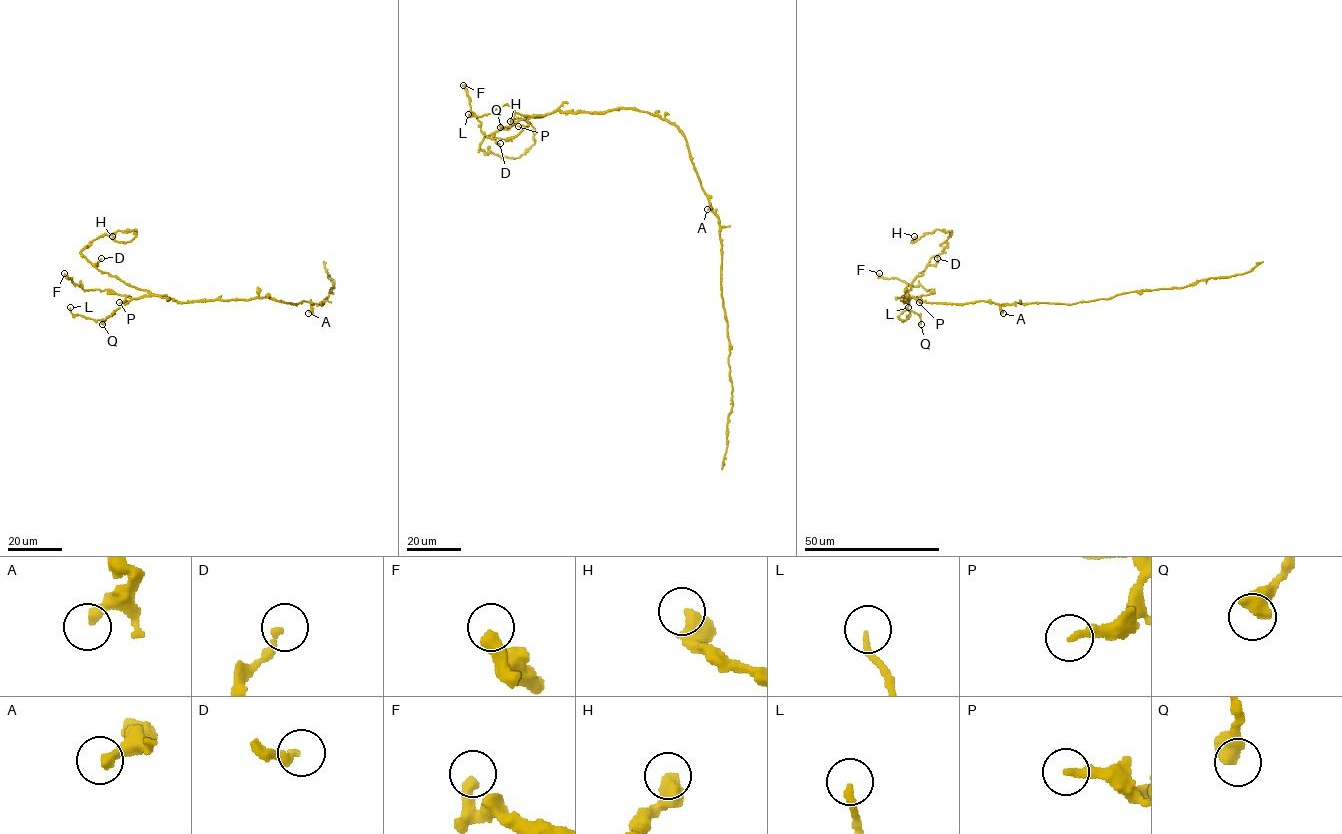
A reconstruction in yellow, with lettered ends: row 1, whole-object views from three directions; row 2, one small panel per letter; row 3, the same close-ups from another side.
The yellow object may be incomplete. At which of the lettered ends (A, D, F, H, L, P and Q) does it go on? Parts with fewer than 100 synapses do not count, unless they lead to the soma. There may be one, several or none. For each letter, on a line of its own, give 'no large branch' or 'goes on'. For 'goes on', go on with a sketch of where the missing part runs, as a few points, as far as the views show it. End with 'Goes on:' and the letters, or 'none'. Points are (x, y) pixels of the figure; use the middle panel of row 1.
A: no large branch
D: no large branch
F: no large branch
H: no large branch
L: no large branch
P: no large branch
Q: no large branch
Goes on: none

